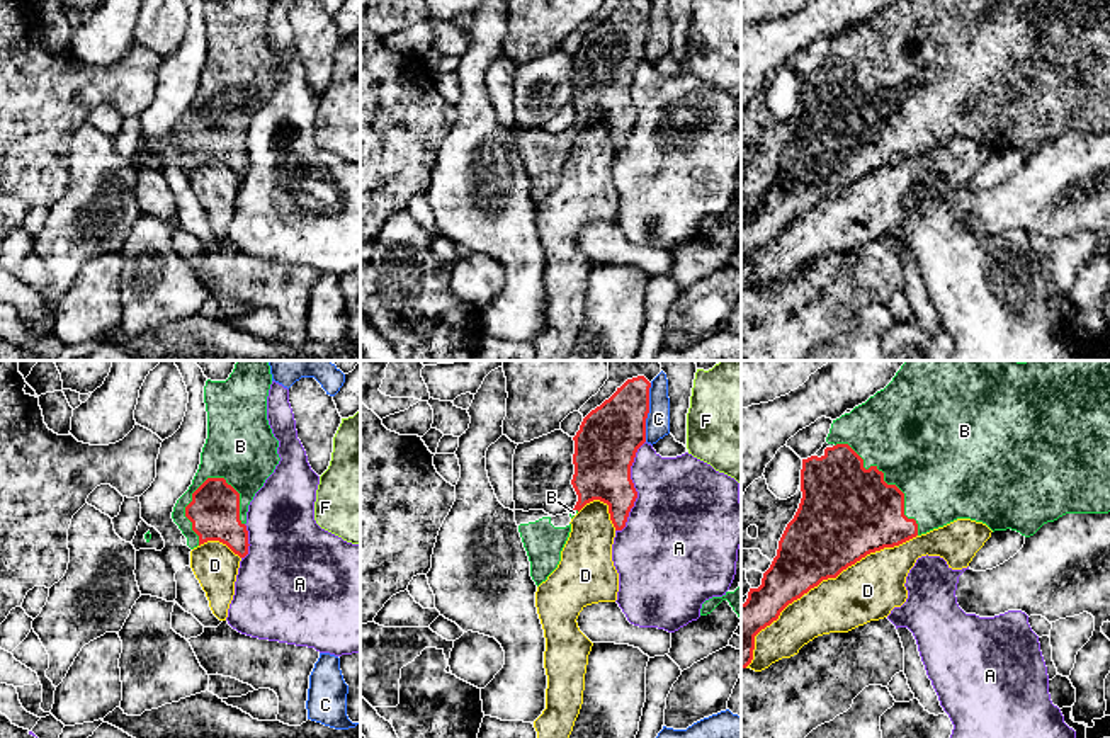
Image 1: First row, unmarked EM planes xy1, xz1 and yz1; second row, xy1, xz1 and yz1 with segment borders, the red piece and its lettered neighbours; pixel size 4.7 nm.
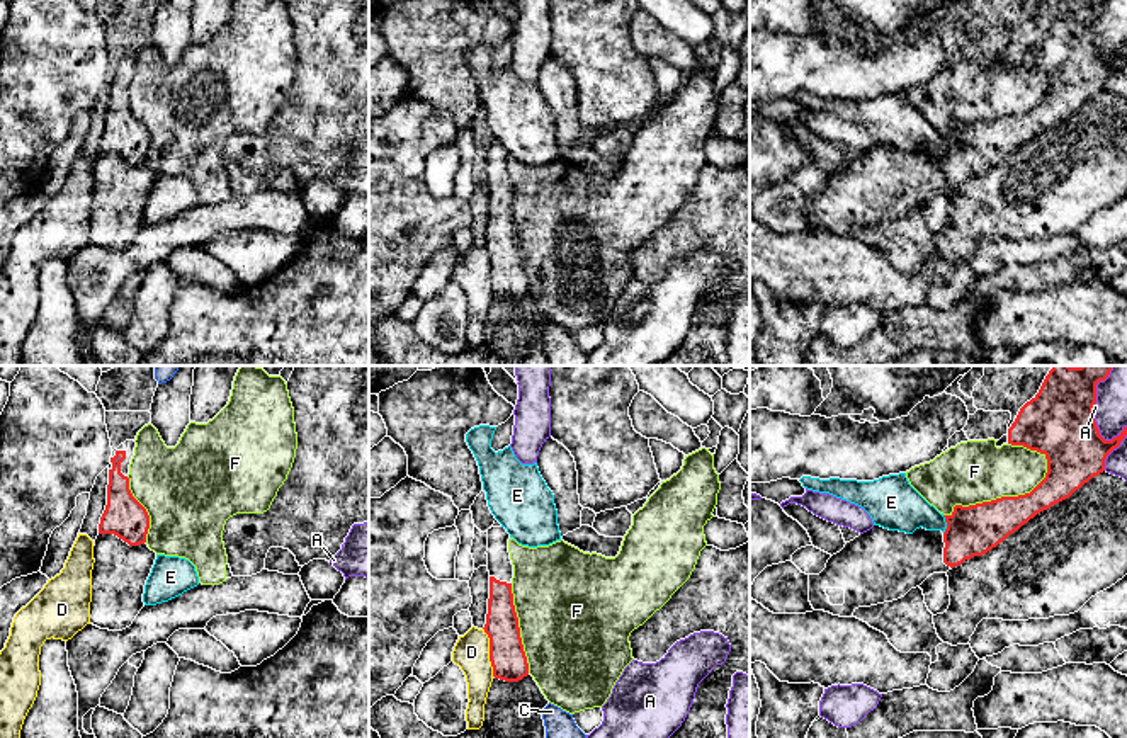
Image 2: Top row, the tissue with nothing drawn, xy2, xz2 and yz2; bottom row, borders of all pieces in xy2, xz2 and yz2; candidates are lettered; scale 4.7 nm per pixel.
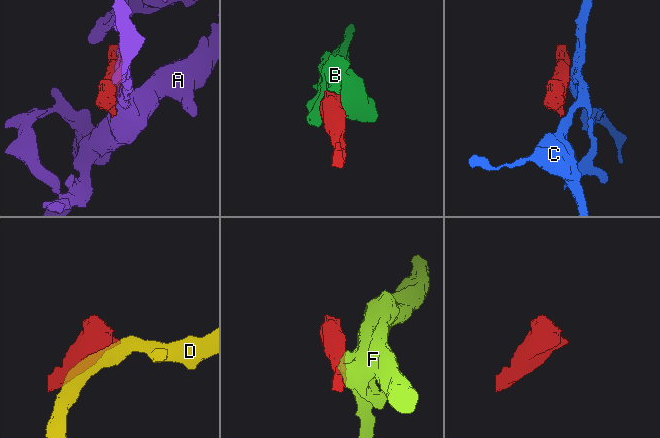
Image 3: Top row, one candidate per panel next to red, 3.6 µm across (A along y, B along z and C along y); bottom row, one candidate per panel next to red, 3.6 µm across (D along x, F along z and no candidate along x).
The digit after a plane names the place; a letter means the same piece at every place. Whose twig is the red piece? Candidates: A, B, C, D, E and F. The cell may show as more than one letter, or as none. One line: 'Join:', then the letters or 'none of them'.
Join: B

